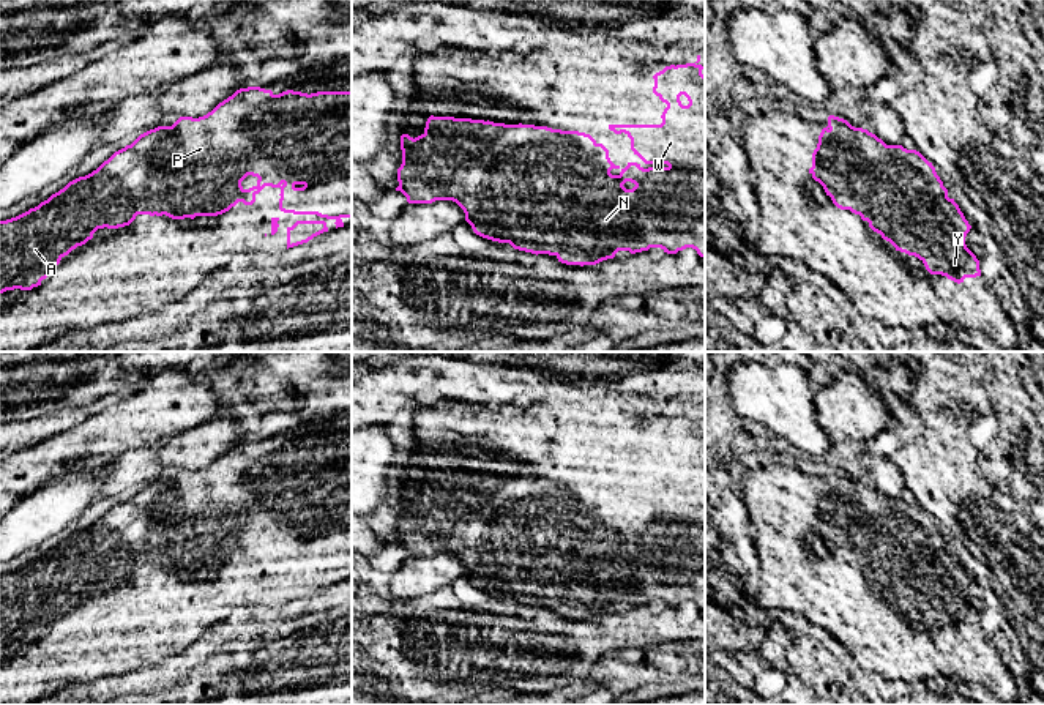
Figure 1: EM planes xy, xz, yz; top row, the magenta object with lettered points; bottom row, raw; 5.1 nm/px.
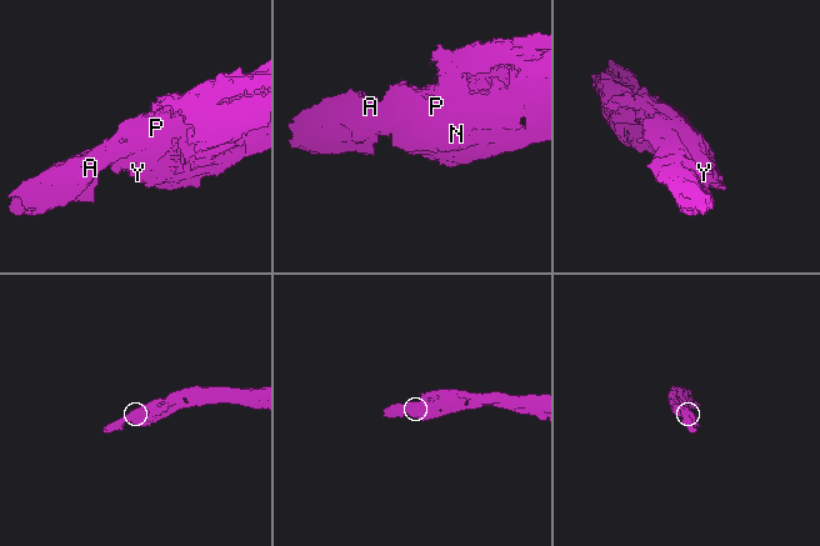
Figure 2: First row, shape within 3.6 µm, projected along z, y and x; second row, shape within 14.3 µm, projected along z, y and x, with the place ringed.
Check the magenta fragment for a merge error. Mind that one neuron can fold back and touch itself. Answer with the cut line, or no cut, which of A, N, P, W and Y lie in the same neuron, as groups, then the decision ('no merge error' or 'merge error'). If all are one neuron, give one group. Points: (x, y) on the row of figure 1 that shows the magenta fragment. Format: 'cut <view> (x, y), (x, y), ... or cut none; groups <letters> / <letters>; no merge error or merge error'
cut none; groups A N P W Y; no merge error

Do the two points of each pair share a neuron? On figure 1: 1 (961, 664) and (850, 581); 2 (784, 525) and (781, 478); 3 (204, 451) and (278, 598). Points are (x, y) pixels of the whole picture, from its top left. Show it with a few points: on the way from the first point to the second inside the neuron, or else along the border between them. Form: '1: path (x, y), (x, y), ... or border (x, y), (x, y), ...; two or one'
1: path (931, 661), (913, 655), (869, 611); one
2: path (787, 514), (787, 489); one
3: border (240, 442), (202, 469), (182, 470); two

